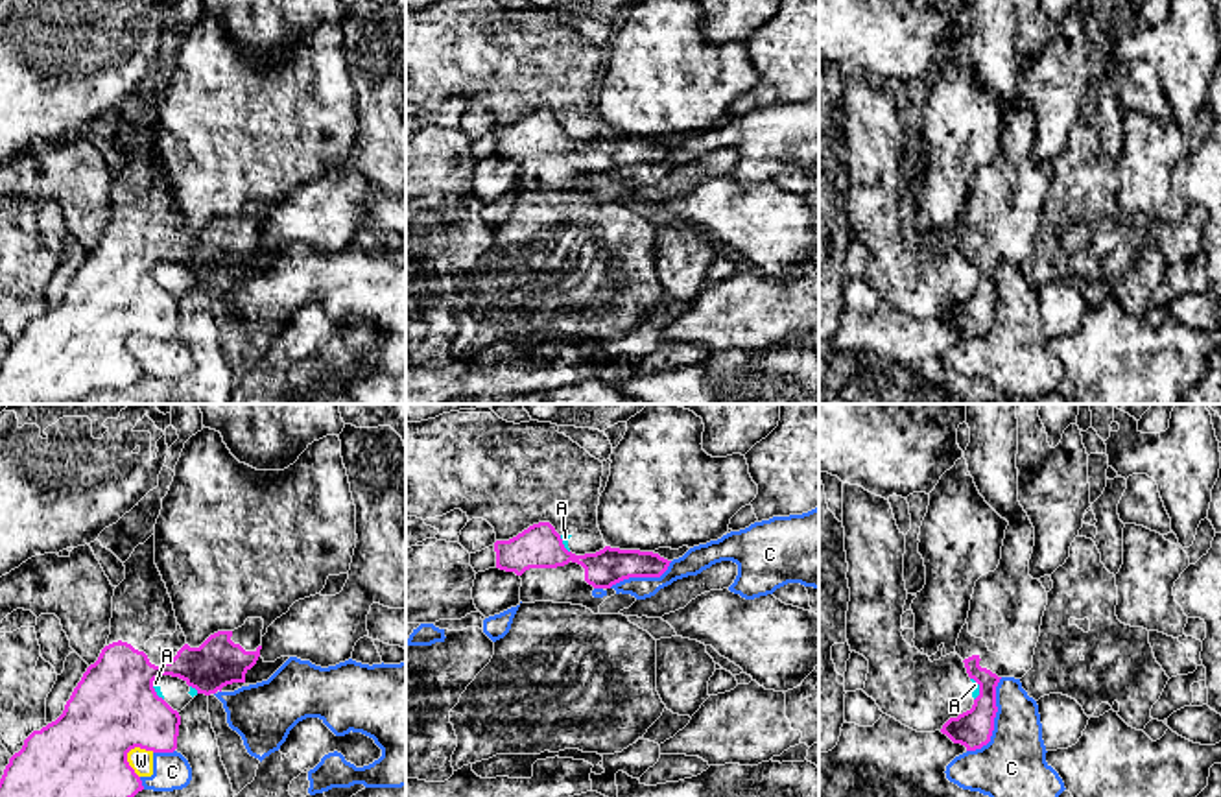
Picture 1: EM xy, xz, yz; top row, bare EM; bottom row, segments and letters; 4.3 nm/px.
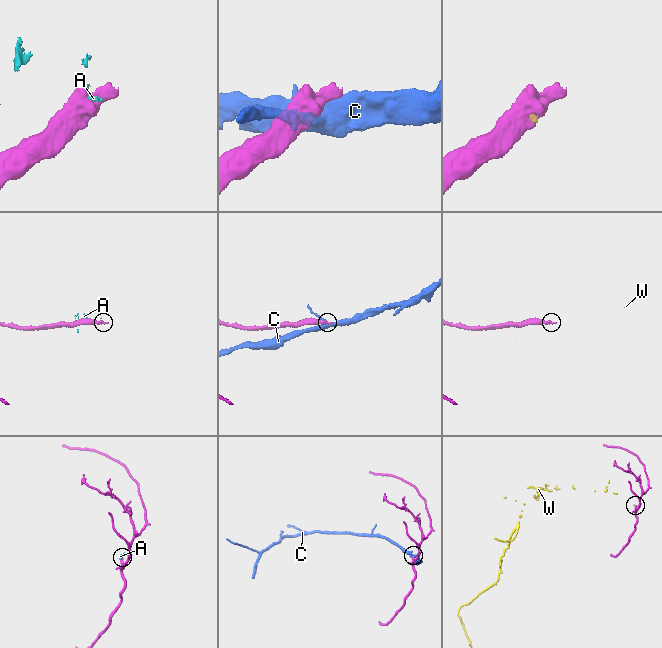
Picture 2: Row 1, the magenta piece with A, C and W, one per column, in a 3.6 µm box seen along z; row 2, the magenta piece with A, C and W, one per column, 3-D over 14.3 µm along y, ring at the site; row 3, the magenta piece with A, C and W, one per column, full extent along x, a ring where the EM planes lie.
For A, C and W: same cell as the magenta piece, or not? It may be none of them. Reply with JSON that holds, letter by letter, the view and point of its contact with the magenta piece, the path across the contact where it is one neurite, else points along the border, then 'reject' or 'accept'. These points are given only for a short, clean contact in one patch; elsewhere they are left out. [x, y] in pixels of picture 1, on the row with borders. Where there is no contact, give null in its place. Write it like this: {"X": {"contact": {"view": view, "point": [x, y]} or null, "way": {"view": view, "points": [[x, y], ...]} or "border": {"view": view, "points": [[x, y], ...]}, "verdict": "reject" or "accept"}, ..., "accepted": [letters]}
{"A": {"contact": {"view": "xy", "point": [154, 689]}, "border": {"view": "xy", "points": [[155, 678], [154, 690], [163, 700]]}, "verdict": "reject"}, "C": {"contact": {"view": "yz", "point": [993, 720]}, "verdict": "reject"}, "W": {"contact": {"view": "xy", "point": [128, 762]}, "border": {"view": "xy", "points": [[135, 746], [128, 753], [128, 764], [139, 777]]}, "verdict": "reject"}, "accepted": []}

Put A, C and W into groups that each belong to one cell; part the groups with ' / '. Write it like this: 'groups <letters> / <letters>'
groups A / C W

